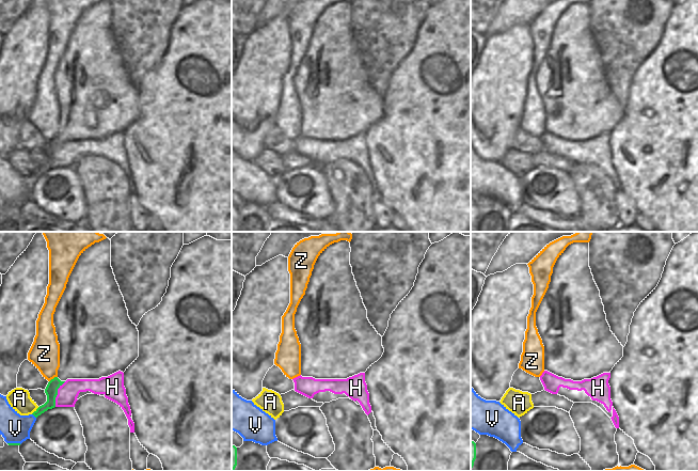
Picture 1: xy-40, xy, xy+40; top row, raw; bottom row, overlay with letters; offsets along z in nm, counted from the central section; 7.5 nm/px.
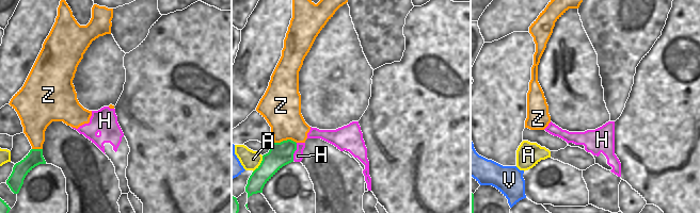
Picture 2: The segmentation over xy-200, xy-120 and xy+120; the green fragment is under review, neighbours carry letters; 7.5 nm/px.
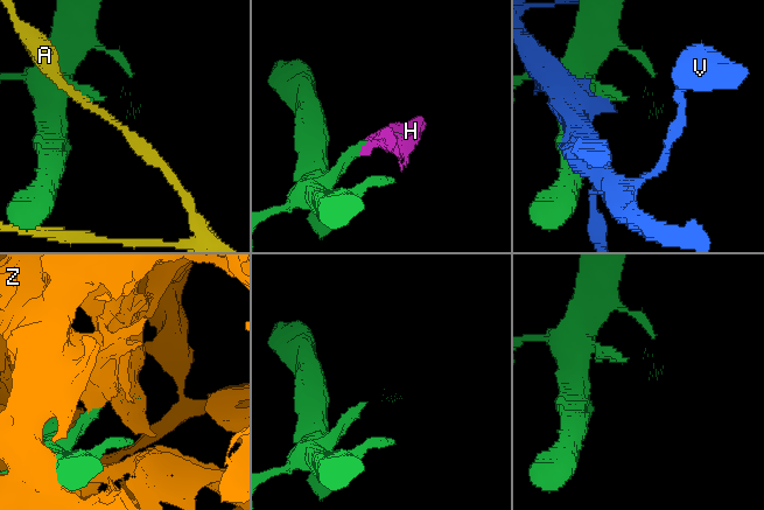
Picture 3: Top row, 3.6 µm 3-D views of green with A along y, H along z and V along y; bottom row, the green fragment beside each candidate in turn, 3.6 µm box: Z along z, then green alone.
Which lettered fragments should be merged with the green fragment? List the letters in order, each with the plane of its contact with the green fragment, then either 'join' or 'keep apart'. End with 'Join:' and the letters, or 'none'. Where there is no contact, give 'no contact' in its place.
A: xy-40 | keep apart
H: xy-40 | keep apart
V: xy-40 | keep apart
Z: xy-40 | keep apart
Join: none

